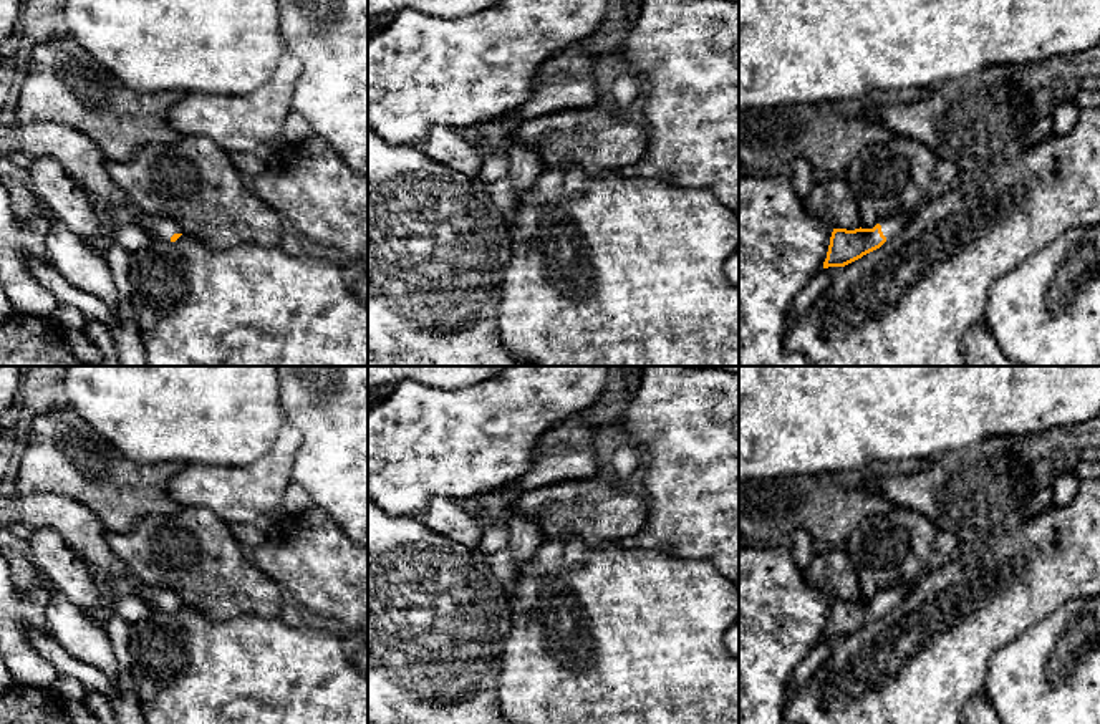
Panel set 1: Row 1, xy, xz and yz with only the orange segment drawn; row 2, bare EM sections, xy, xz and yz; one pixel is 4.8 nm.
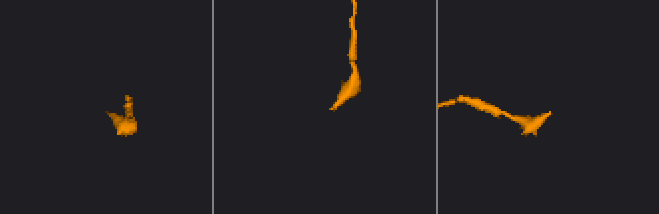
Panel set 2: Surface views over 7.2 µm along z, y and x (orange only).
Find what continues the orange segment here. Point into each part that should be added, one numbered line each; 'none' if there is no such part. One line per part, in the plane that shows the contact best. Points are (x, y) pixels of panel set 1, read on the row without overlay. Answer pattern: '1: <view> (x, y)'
1: yz (890, 598)

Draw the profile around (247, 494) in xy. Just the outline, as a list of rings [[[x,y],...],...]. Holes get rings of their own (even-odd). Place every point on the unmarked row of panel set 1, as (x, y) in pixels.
[[[285,422],[272,449],[248,466],[184,464],[167,484],[179,507],[205,507],[232,524],[268,522],[292,482],[302,432]]]

